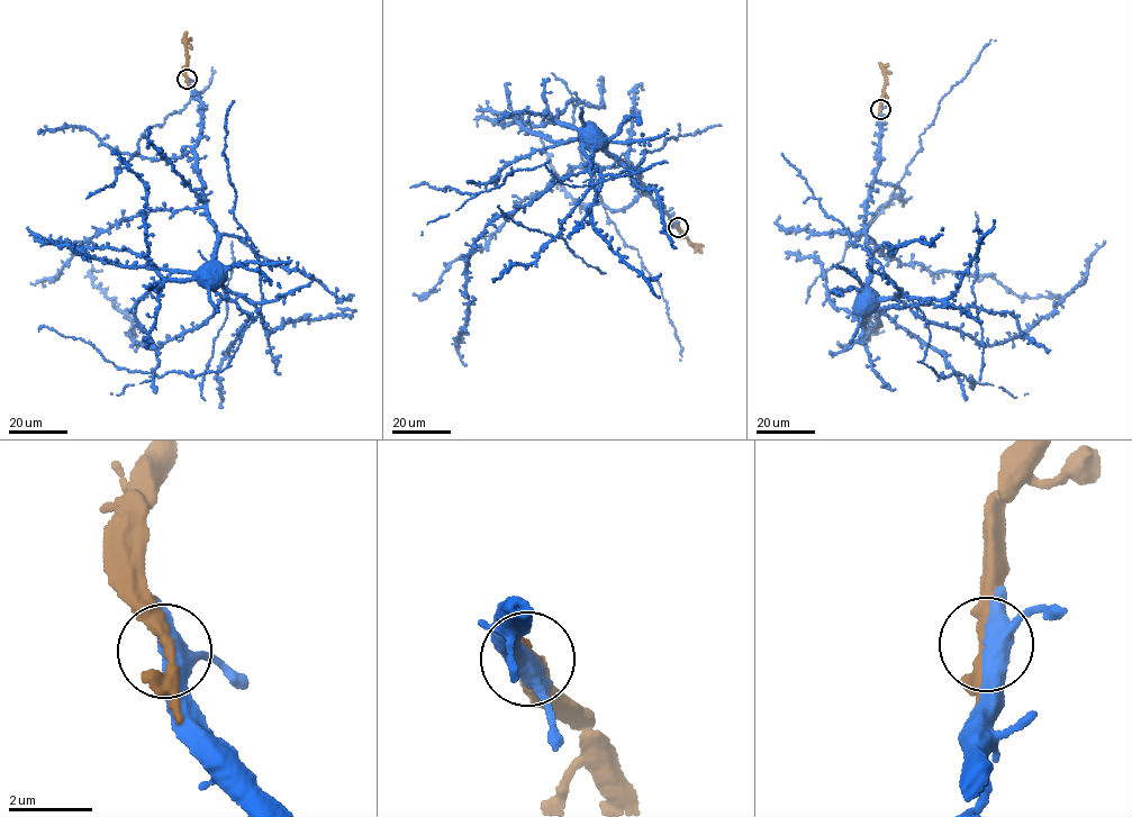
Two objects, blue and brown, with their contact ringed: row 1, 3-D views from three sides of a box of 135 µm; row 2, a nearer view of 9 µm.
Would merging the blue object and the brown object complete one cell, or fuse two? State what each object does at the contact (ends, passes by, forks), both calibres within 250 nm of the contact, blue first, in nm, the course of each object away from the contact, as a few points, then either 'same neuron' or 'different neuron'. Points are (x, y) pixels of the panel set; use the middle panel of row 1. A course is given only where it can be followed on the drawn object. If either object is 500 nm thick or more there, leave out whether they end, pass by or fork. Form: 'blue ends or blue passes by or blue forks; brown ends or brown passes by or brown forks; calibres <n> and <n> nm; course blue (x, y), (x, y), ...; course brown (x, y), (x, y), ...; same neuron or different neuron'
blue forks; brown passes by; calibres 400 and 240 nm; course blue (678, 227), (676, 220), (645, 192), (635, 172), (586, 136); course brown (678, 226), (697, 248), (693, 246); same neuron

